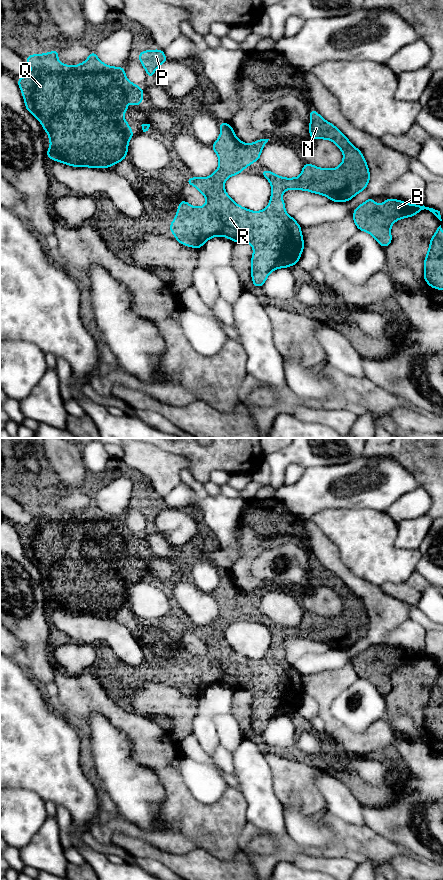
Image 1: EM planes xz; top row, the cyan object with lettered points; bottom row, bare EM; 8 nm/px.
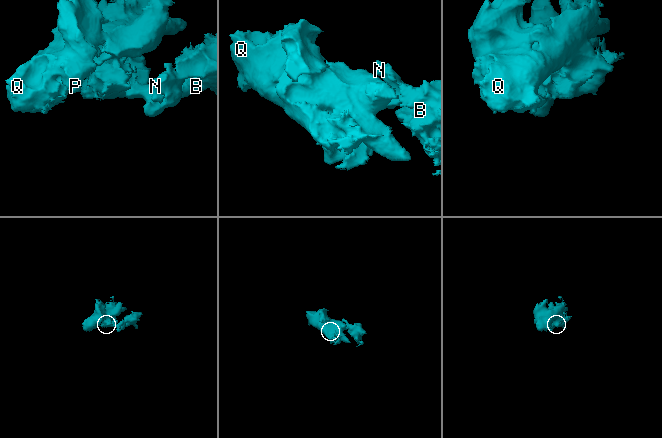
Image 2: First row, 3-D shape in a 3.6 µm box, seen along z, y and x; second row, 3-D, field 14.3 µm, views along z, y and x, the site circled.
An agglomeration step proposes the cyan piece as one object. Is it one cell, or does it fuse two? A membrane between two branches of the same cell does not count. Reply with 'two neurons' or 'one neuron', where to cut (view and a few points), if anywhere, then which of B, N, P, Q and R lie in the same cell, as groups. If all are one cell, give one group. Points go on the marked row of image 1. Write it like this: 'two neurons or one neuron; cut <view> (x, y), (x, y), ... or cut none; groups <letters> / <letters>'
one neuron; cut none; groups B N P Q R

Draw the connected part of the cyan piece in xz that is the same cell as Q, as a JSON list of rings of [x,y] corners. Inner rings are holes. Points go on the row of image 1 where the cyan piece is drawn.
[[[56,48],[54,49],[53,52],[51,53],[43,53],[43,54],[40,54],[40,55],[36,55],[36,54],[33,54],[33,55],[29,55],[27,56],[25,59],[26,59],[26,62],[30,65],[31,67],[31,73],[28,74],[27,76],[24,76],[24,77],[19,77],[18,78],[18,85],[21,89],[21,92],[23,94],[23,97],[24,97],[24,101],[25,101],[25,107],[26,109],[34,116],[36,117],[42,124],[43,126],[43,129],[48,133],[48,136],[49,136],[49,139],[50,139],[50,147],[48,149],[48,151],[46,152],[47,154],[47,157],[50,158],[50,159],[53,159],[55,161],[58,161],[58,162],[61,162],[61,163],[64,163],[64,164],[67,164],[67,165],[70,165],[70,166],[74,166],[74,167],[92,167],[92,168],[110,168],[111,165],[113,164],[117,164],[119,163],[120,161],[122,161],[123,159],[126,159],[126,156],[127,156],[127,150],[128,150],[128,142],[129,140],[134,136],[134,133],[133,131],[131,130],[129,124],[126,122],[126,120],[122,117],[122,115],[128,111],[129,109],[129,106],[130,105],[133,105],[133,106],[137,106],[138,104],[142,104],[143,102],[143,95],[144,95],[144,92],[142,90],[142,88],[140,86],[137,86],[135,85],[134,83],[131,83],[125,76],[125,69],[124,67],[111,67],[111,66],[108,66],[106,64],[104,64],[103,62],[101,62],[97,55],[95,54],[95,52],[92,50],[89,57],[87,58],[87,60],[81,64],[78,64],[76,66],[68,66],[68,65],[65,65],[65,64],[61,64],[58,60],[57,60],[57,57],[58,57],[58,54],[59,54],[60,51],[58,51]],[[120,97],[121,99],[129,99],[131,104],[130,105],[124,105],[122,103],[119,103],[117,98]]]

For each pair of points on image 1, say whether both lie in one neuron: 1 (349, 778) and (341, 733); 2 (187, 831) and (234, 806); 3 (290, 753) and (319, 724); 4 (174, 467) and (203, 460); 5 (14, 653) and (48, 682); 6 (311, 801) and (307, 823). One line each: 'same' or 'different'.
1: different
2: same
3: different
4: different
5: different
6: different

